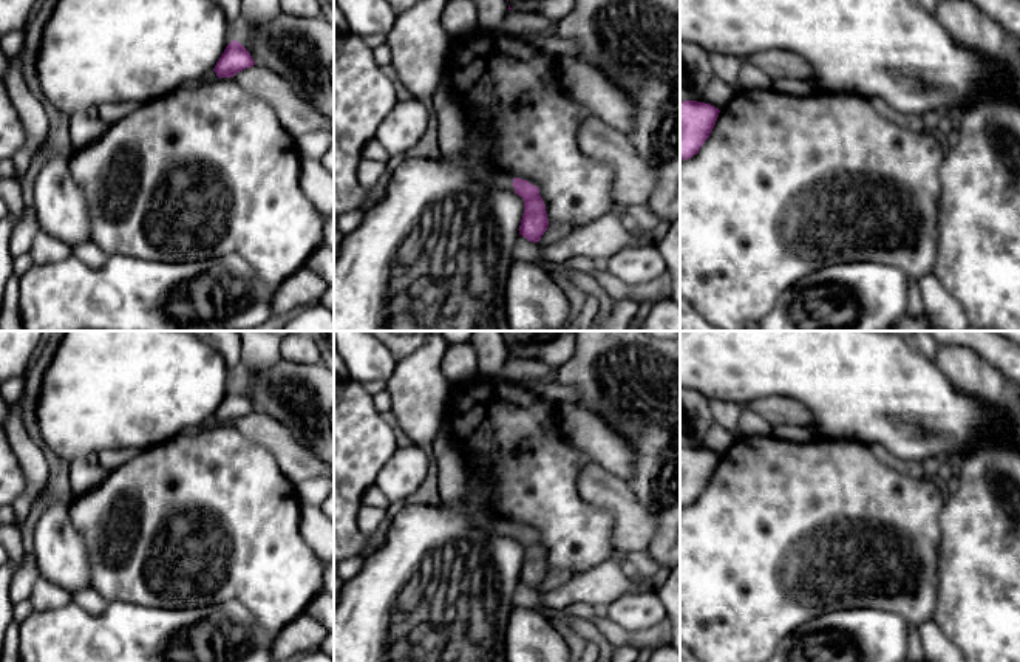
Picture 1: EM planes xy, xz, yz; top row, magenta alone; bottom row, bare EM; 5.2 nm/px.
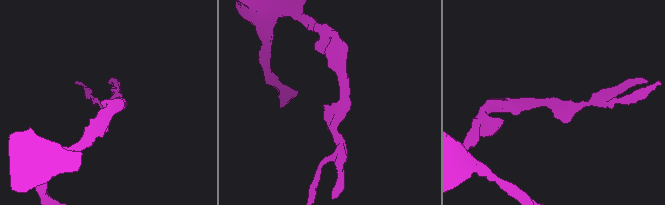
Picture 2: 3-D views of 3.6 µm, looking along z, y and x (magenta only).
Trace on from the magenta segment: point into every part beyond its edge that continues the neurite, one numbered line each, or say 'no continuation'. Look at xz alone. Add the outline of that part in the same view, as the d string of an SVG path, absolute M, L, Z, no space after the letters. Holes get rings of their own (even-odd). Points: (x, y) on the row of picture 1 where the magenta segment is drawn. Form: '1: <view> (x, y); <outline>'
1: xz (499, 181); M478 169L473 172L473 175L478 179L490 181L495 189L505 189L505 190L513 190L515 192L515 187L512 186L513 184L512 176L498 175L498 173L488 175L488 173L484 173Z

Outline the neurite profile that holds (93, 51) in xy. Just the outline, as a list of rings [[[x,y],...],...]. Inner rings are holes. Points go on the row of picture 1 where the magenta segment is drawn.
[[[59,0],[36,62],[40,88],[71,121],[104,104],[145,104],[212,71],[233,32],[212,0]]]

